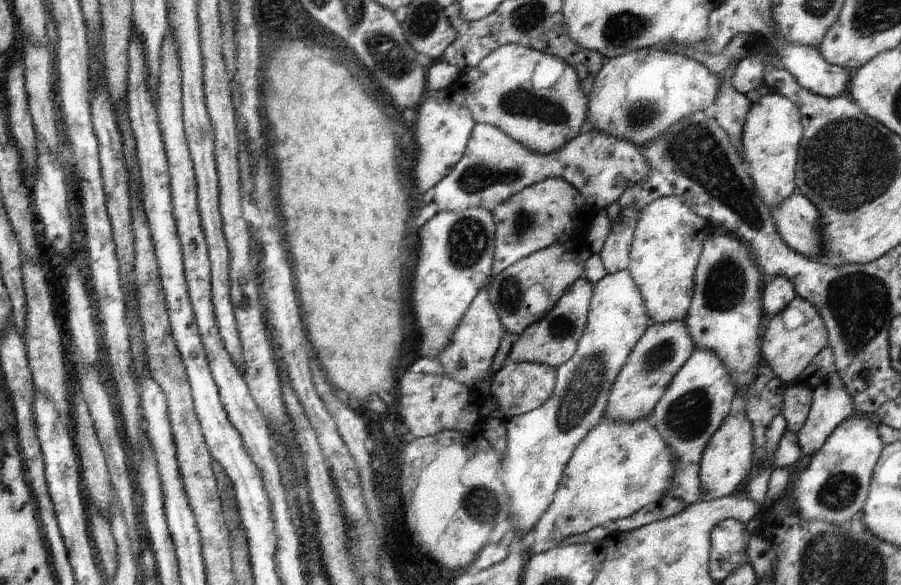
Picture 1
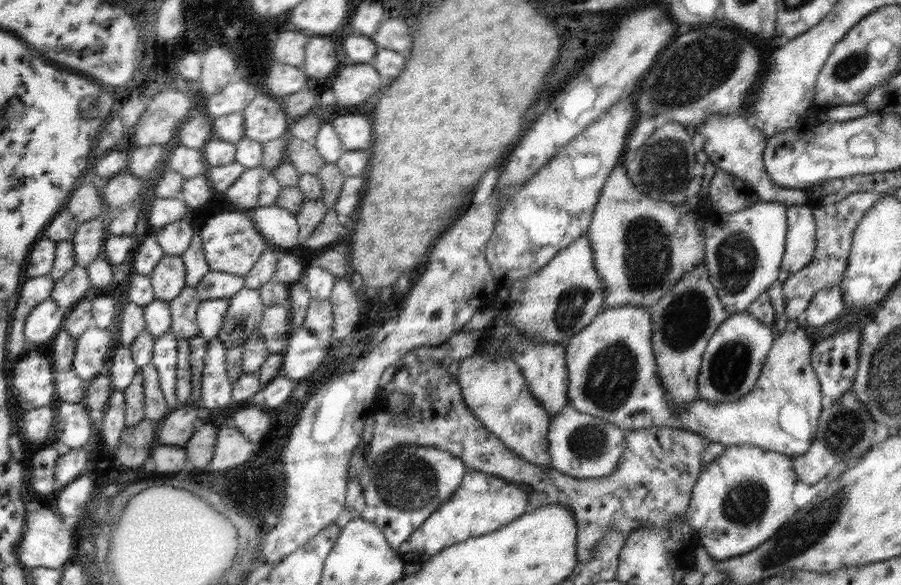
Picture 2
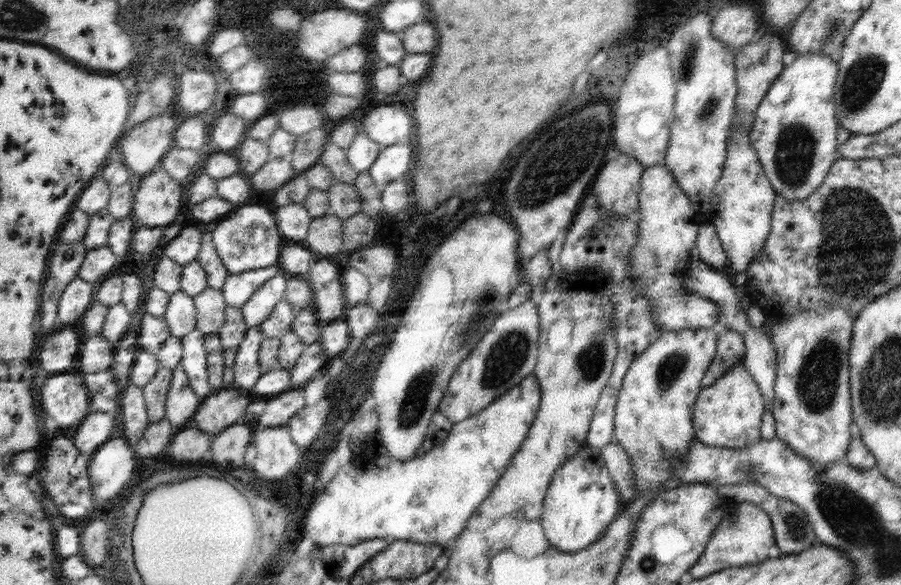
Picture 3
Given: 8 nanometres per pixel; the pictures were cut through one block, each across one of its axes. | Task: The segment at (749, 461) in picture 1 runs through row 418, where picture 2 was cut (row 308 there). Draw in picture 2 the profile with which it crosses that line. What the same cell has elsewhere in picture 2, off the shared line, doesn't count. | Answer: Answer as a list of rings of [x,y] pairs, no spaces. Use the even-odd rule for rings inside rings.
[[[759,200],[757,204],[732,214],[716,214],[714,218],[710,218],[708,224],[702,225],[703,235],[706,237],[706,256],[703,264],[706,264],[709,281],[716,289],[718,298],[729,316],[747,311],[756,298],[779,278],[781,260],[785,251],[785,236],[788,232],[787,212],[788,206],[782,203]]]

